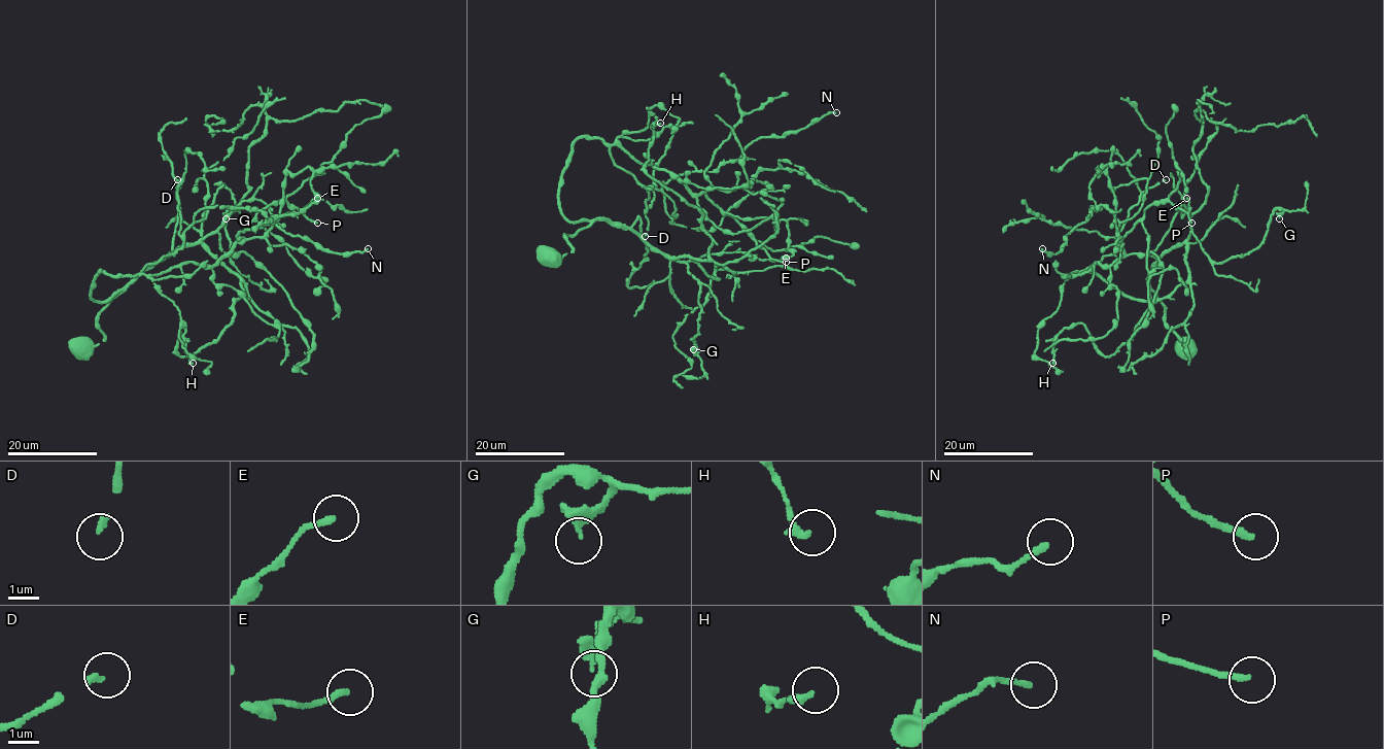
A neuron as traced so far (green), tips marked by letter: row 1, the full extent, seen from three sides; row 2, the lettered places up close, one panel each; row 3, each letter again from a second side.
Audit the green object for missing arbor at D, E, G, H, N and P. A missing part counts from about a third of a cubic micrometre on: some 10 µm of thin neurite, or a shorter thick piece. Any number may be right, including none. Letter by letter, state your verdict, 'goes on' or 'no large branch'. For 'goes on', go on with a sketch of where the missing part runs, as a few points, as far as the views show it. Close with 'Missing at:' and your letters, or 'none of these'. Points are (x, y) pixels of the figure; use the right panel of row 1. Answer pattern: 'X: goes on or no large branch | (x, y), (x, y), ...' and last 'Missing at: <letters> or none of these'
D: goes on | (1166, 179), (1176, 172), (1176, 164)
E: no large branch
G: no large branch
H: no large branch
N: goes on
P: goes on
Missing at: D, N, P

